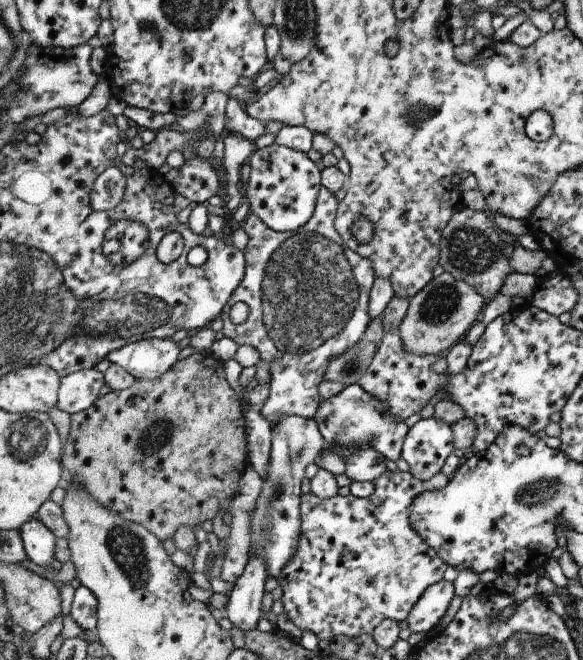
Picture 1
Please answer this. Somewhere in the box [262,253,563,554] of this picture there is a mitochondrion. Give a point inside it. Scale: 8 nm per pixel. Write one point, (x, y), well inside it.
(441, 304)

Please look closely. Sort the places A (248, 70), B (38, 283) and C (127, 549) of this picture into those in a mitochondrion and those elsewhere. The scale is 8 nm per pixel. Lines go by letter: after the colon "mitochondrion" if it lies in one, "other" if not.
A: other
B: mitochondrion
C: mitochondrion

